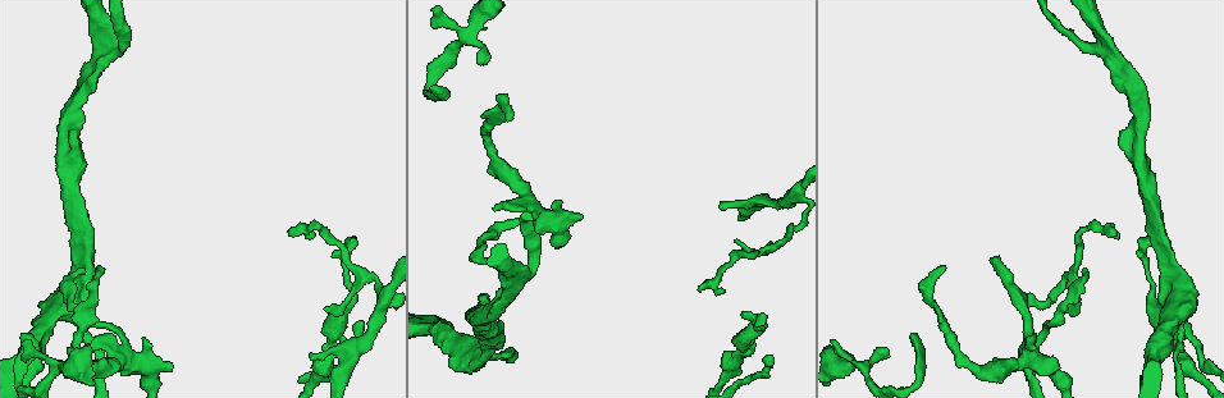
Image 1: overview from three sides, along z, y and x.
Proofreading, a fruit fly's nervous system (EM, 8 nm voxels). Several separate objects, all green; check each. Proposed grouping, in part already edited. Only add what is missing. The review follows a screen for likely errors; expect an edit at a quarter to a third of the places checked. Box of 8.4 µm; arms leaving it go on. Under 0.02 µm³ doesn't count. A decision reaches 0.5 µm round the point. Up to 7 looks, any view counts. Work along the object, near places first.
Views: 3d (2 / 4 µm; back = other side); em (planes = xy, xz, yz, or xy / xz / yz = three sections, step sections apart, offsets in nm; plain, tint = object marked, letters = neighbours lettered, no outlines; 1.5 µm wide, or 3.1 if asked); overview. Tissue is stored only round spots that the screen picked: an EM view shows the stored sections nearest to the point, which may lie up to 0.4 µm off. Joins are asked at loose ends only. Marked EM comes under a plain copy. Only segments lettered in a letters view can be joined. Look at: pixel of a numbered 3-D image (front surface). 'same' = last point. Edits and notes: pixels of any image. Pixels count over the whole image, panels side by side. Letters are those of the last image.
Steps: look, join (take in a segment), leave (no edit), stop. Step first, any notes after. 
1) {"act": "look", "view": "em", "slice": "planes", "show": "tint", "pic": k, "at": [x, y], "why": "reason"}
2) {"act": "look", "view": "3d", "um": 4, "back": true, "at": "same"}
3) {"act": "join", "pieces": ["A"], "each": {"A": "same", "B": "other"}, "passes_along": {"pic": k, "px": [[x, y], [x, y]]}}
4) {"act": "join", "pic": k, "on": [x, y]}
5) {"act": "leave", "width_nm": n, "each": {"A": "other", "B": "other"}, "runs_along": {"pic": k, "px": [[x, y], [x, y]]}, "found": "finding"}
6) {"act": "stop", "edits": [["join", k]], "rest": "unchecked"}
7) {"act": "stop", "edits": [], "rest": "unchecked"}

{"act": "look", "view": "3d", "um": 2, "back": true, "pic": 1, "at": [944, 268], "why": "end of a long branch"}

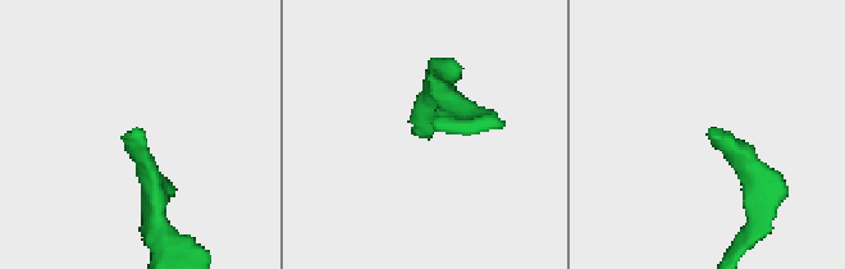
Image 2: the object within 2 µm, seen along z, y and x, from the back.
{"act": "look", "view": "em", "slice": "xz", "step": 8, "show": "letters", "pic": 2, "at": [142, 130]}

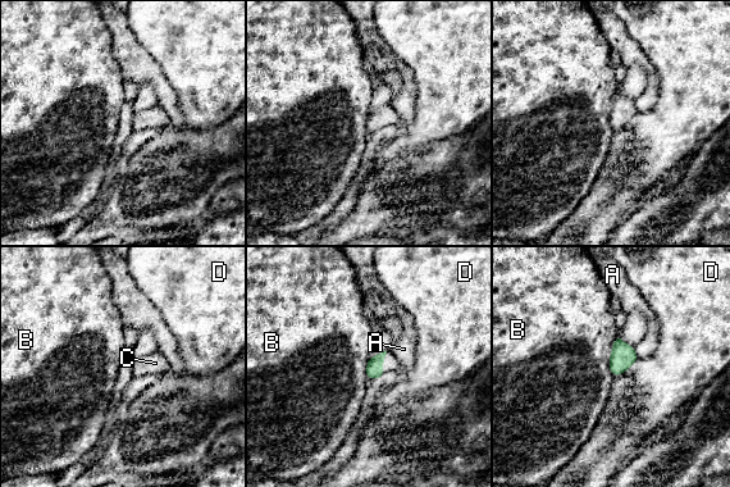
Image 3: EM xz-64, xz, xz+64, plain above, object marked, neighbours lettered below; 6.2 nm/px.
{"act": "join", "pieces": ["C"], "width_nm": 110, "each": {"A": "other", "B": "other", "C": "same", "D": "other"}, "passes_along": {"pic": 3, "px": [[374, 369], [382, 363], [391, 364]]}, "found": "the cell continues"}

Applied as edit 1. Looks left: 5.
{"act": "look", "view": "overview"}

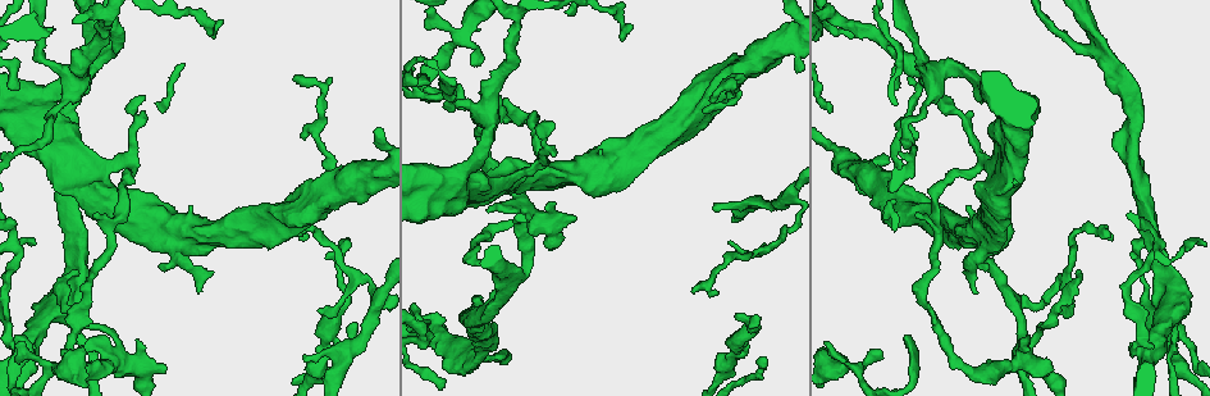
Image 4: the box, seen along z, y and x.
{"act": "look", "view": "3d", "um": 4, "pic": 4, "at": [574, 218], "why": "branch stops here"}

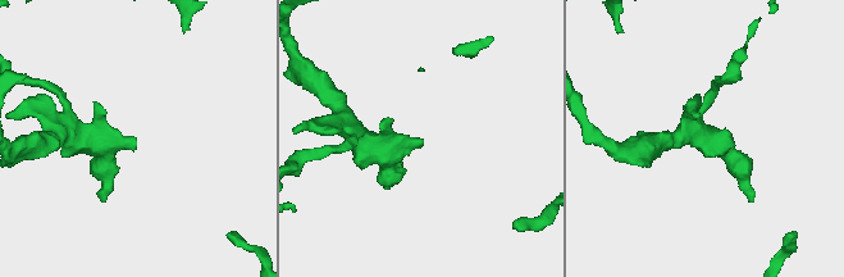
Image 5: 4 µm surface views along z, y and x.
{"act": "look", "view": "em", "slice": "xz", "step": 8, "show": "letters", "pic": 5, "at": [136, 139], "why": "now the EM"}

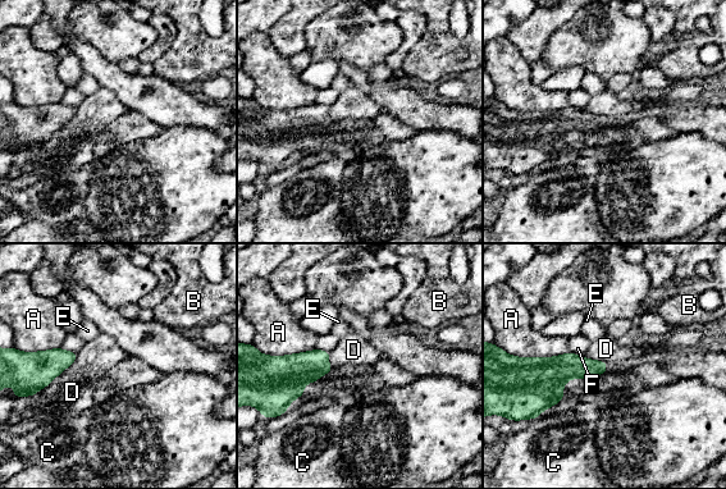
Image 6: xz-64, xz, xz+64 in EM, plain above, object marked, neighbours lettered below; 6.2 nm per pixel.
{"act": "leave", "each": {"A": "other", "B": "other", "C": "other", "D": "other", "E": "other", "F": "other"}, "border": {"pic": 6, "px": [[77, 352], [69, 365], [32, 396]]}, "found": "no lettered segment goes on from it"}

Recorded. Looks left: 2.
{"act": "stop", "edits": [["join", 3]], "rest": "unchecked"}

